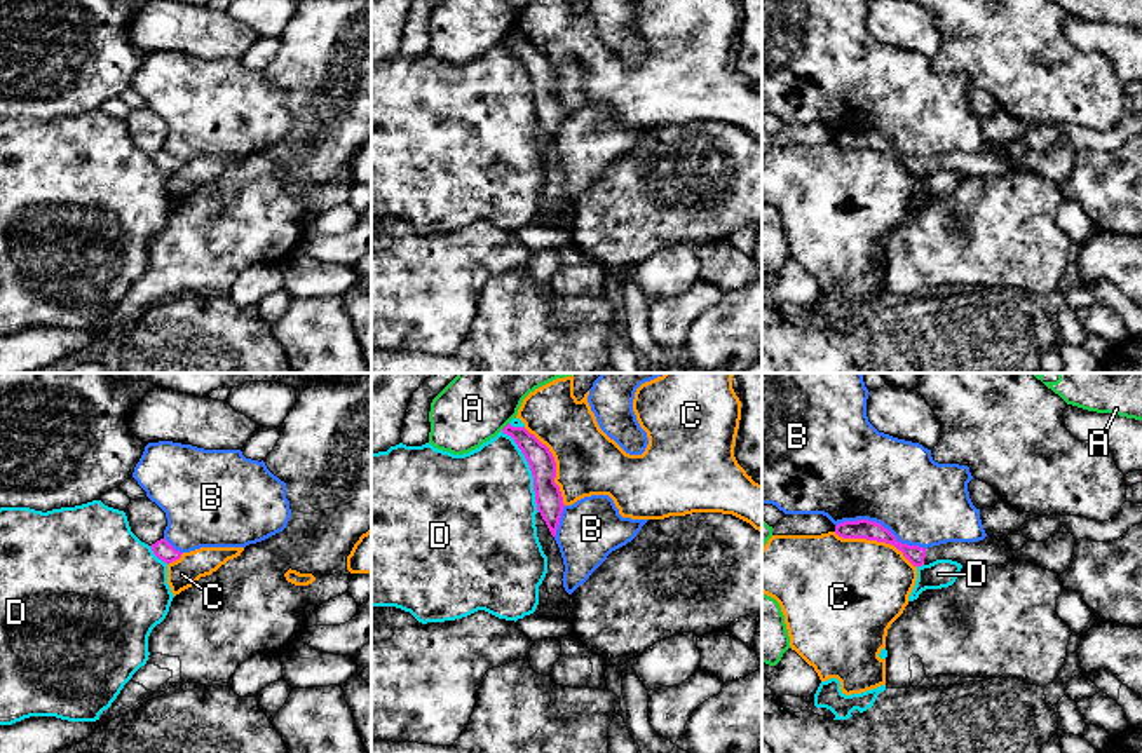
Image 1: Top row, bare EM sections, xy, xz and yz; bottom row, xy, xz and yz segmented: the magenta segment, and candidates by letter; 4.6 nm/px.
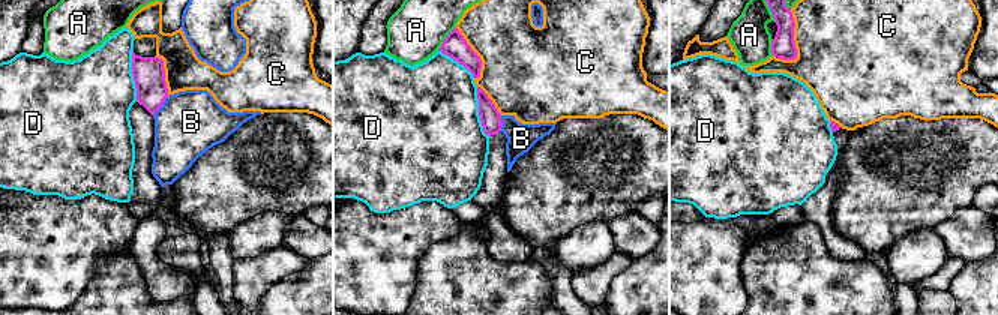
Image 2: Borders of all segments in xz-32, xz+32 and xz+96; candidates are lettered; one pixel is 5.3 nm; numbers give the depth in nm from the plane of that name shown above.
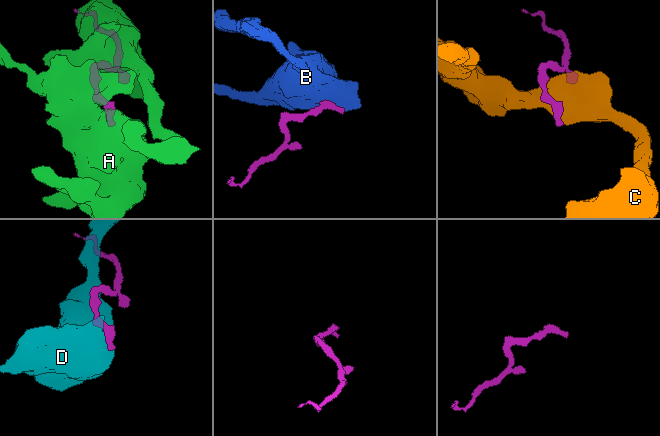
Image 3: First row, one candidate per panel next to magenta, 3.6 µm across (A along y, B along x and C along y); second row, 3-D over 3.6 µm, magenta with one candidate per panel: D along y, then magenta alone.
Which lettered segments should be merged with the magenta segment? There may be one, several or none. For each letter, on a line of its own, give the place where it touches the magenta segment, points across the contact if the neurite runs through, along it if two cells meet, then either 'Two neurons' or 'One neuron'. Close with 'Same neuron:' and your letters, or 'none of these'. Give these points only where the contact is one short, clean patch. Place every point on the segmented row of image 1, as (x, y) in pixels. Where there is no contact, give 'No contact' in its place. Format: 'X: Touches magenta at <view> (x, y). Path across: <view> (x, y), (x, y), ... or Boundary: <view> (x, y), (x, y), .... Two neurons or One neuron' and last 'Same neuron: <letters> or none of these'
A: Touches magenta at xz (506, 426). Two neurons
B: Touches magenta at yz (879, 523). Boundary: yz (836, 525), (846, 520), (874, 520), (898, 541), (924, 549). Two neurons
C: Touches magenta at yz (876, 539). Two neurons
D: Touches magenta at xz (530, 469). Two neurons
Same neuron: none of these

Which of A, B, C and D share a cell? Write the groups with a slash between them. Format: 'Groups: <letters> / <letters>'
Groups: A / B / C / D

